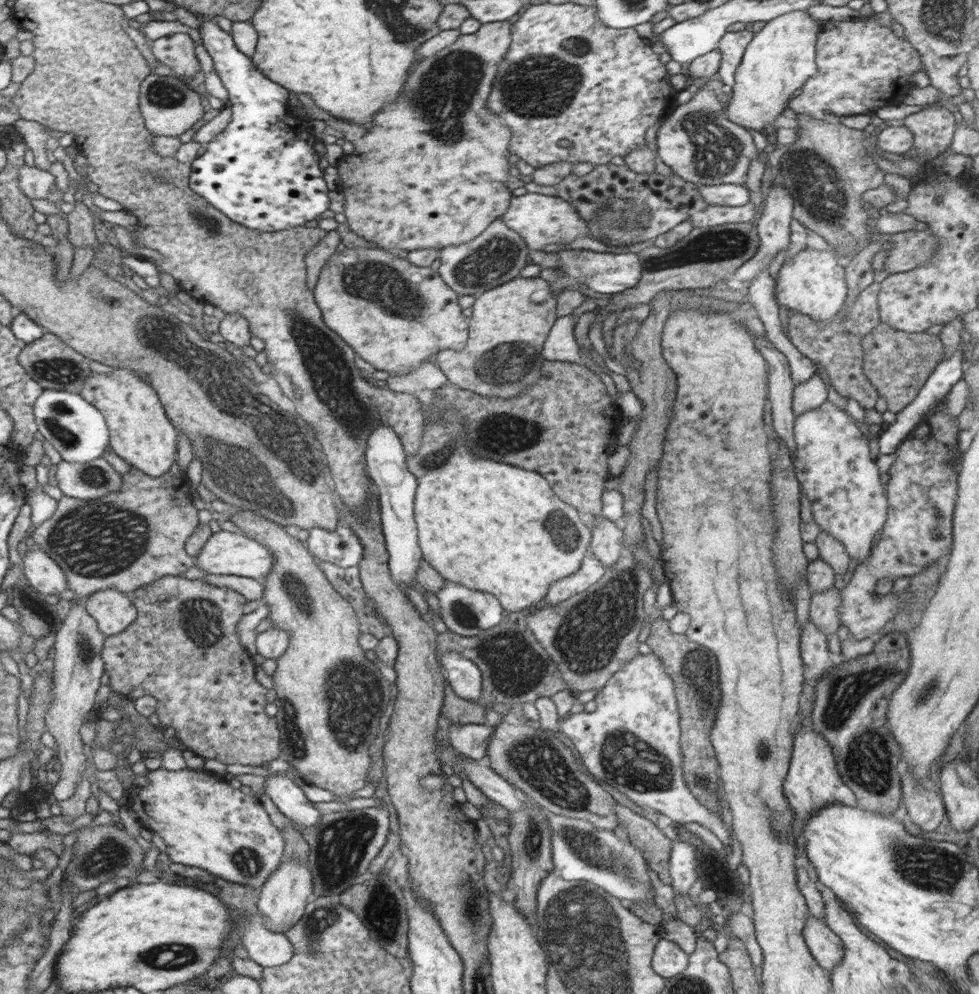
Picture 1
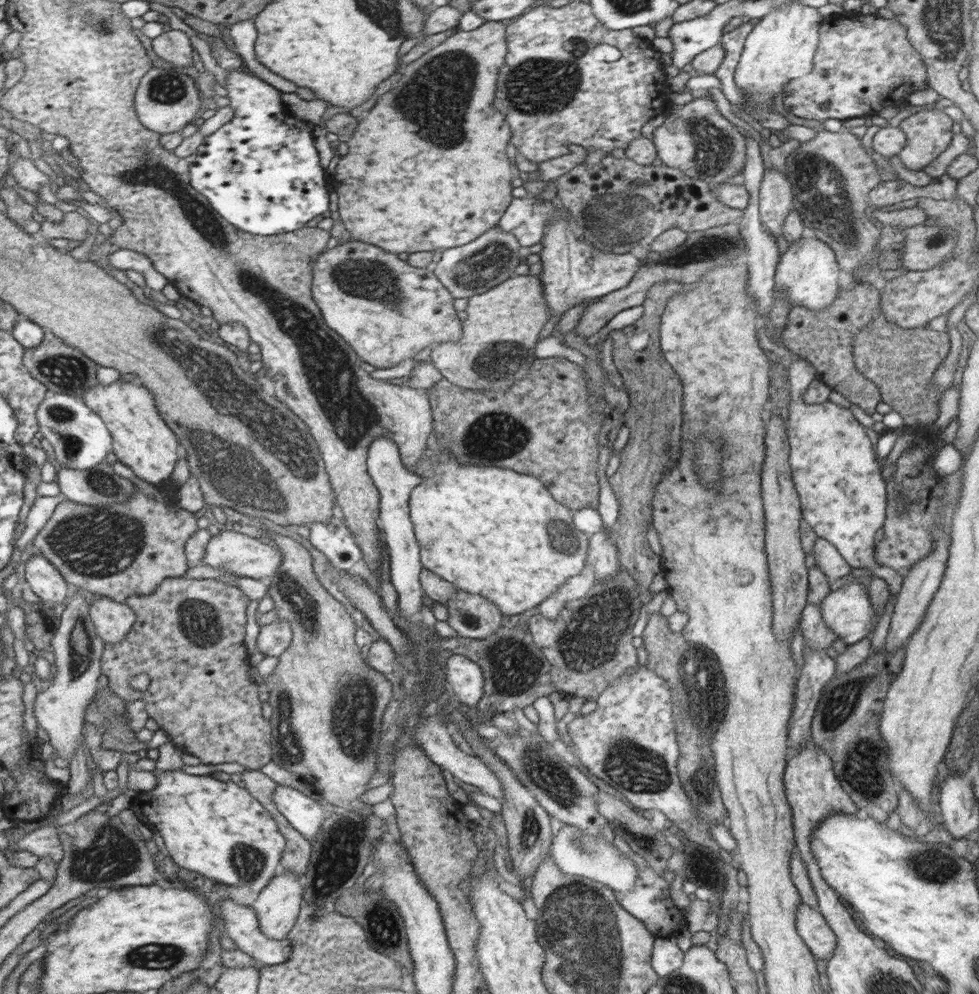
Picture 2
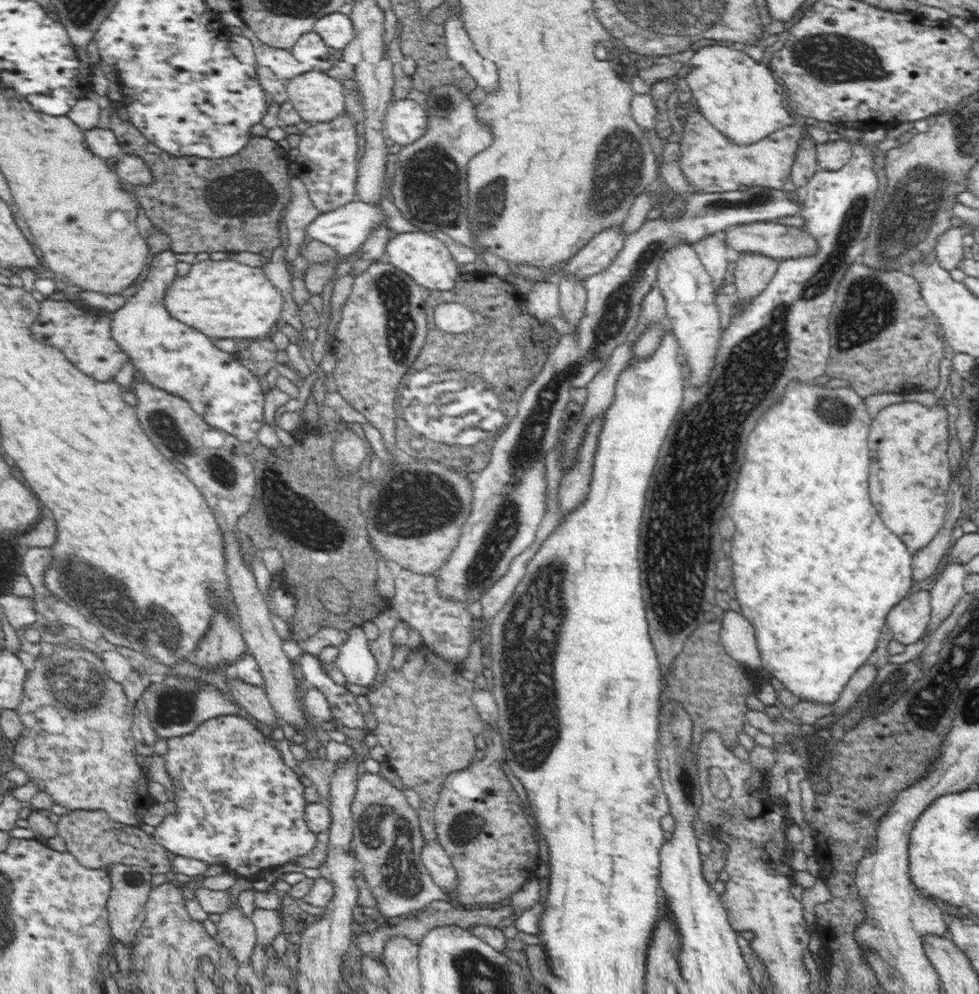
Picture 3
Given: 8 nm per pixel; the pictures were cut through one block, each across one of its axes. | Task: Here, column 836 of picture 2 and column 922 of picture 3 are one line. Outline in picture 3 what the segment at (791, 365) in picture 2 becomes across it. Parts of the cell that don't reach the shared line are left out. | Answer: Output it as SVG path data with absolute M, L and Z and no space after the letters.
M900 402L883 408L873 419L870 426L868 446L870 449L869 488L872 504L876 506L884 524L902 538L908 550L914 554L920 548L926 548L928 542L945 520L947 490L951 481L950 462L948 458L948 419L946 406L926 407L918 402Z

